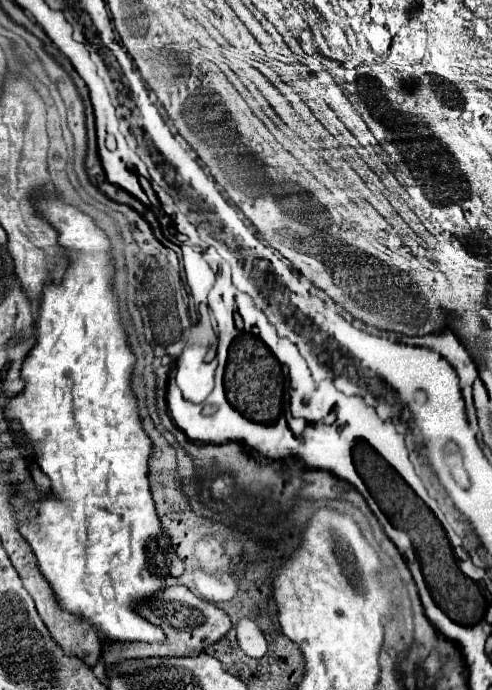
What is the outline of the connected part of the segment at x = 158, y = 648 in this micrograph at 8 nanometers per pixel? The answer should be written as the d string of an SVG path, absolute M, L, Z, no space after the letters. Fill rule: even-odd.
M168 585L164 591L156 593L144 605L140 605L140 615L154 625L160 625L168 637L164 645L156 643L132 643L132 645L104 645L102 659L106 665L114 665L126 659L142 659L142 657L192 657L200 655L208 645L220 641L230 629L230 617L226 611L218 609L214 603L198 599L184 585Z

